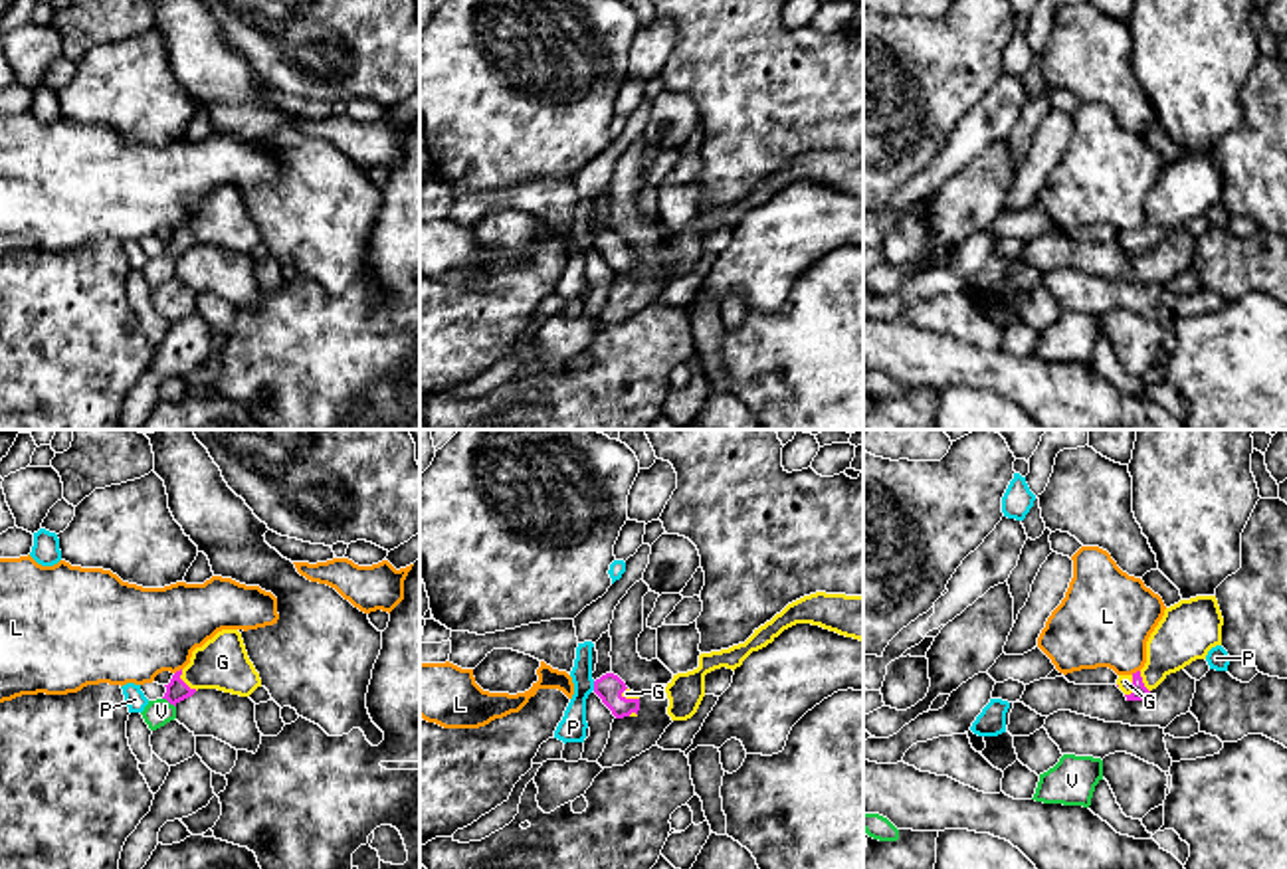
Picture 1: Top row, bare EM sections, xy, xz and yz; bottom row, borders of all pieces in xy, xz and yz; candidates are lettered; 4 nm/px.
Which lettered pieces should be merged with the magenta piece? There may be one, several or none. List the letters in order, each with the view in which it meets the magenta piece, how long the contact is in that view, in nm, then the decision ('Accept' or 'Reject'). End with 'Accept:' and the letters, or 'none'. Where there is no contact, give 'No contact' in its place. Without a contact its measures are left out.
G: Touches magenta in xy. Shared border 110 nm. Accept
L: Touches magenta in yz. Shared border 40 nm. Reject
P: Touches magenta in xz. Shared border 40 nm. Reject
V: Touches magenta in xy. Shared border 70 nm. Reject
Accept: G

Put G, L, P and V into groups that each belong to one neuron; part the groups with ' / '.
G / L / P / V

